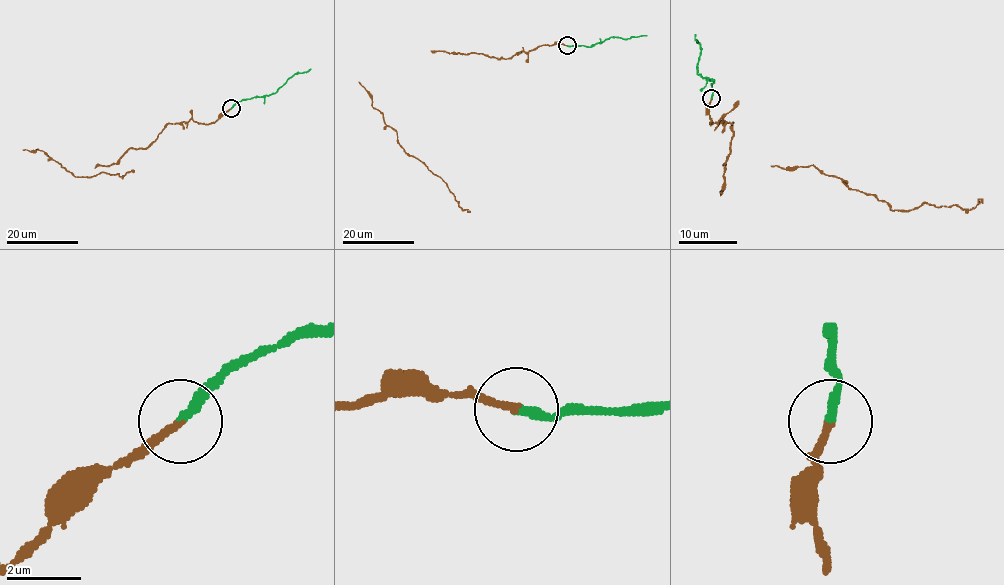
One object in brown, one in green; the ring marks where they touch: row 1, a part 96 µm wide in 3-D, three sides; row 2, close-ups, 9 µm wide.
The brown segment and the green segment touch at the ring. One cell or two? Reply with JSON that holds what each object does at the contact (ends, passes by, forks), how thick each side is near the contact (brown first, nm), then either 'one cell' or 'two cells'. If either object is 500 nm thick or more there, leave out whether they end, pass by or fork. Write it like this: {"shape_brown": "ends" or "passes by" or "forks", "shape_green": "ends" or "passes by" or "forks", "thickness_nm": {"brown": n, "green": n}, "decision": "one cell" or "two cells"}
{"shape_brown": "ends", "shape_green": "ends", "thickness_nm": {"brown": 190, "green": 280}, "decision": "one cell"}

